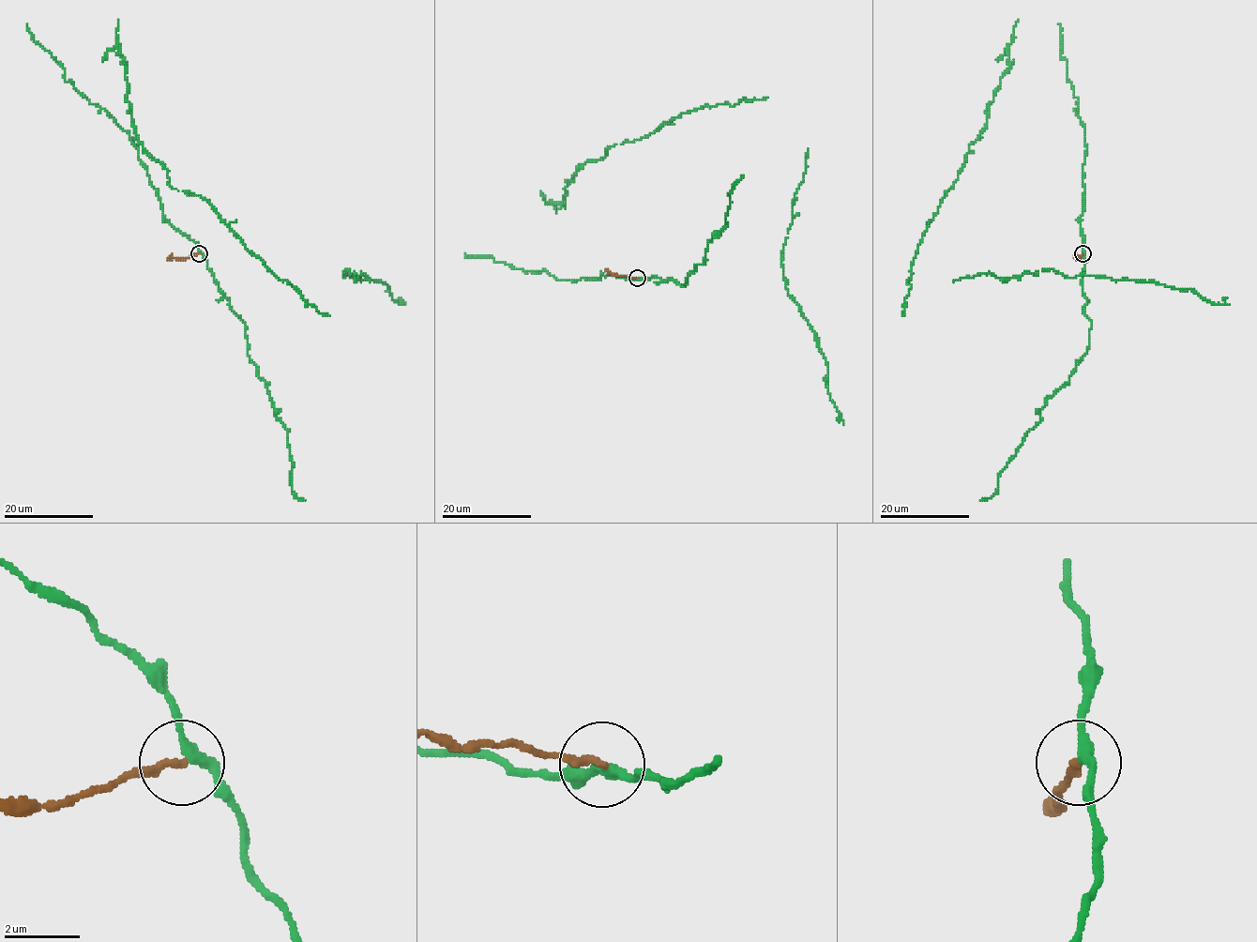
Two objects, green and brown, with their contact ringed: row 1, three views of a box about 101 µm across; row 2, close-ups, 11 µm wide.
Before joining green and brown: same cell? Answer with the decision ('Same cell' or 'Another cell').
Another cell

